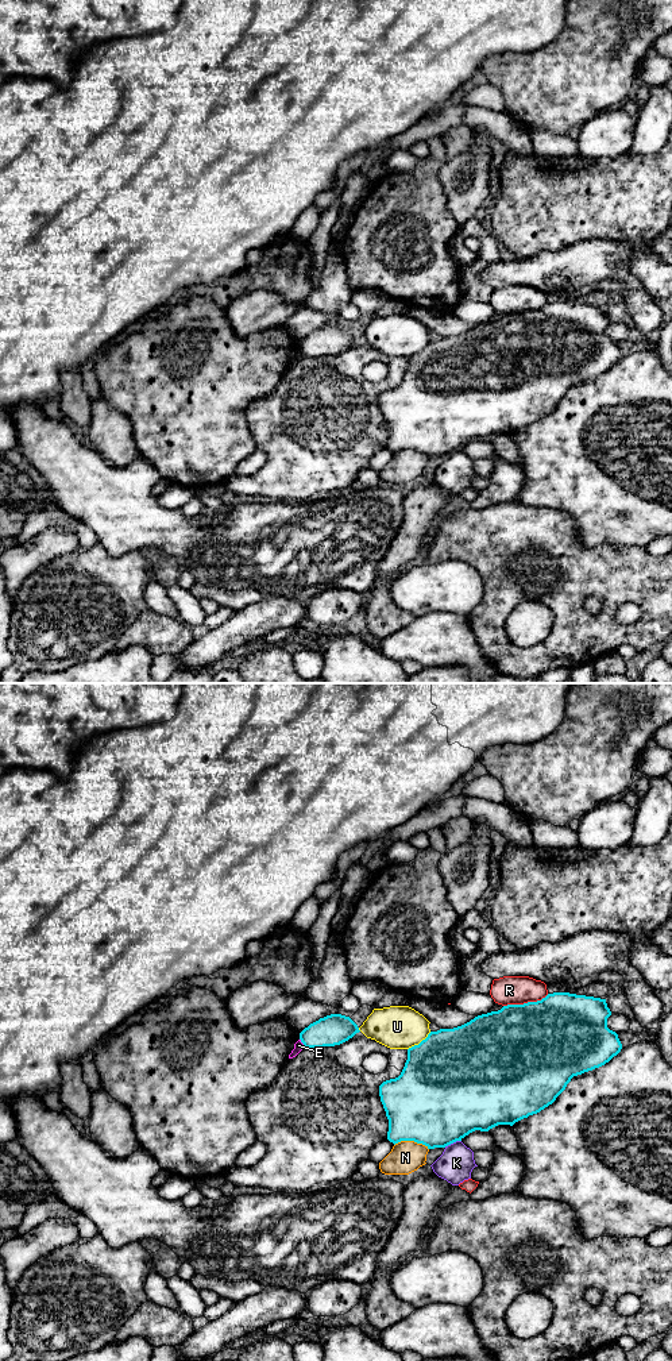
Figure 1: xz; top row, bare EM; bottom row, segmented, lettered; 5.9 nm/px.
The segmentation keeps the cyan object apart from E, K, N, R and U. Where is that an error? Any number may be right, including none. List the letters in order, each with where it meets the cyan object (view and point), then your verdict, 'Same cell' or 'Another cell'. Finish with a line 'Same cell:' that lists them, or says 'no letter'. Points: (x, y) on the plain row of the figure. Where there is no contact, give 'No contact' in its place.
E: Touches cyan at xz (301, 350). Another cell
K: Touches cyan at xz (452, 451). Another cell
N: Touches cyan at xz (412, 448). Another cell
R: Touches cyan at xz (525, 312). Another cell
U: Touches cyan at xz (420, 351). Another cell
Same cell: no letter

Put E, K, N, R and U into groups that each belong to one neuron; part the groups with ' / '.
E / K / N / R / U

